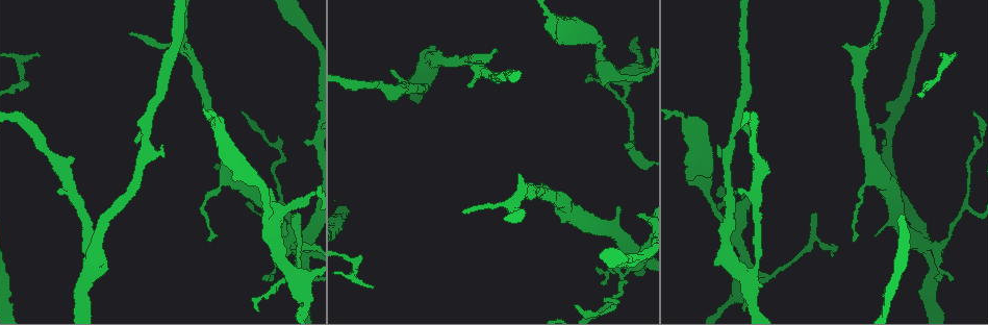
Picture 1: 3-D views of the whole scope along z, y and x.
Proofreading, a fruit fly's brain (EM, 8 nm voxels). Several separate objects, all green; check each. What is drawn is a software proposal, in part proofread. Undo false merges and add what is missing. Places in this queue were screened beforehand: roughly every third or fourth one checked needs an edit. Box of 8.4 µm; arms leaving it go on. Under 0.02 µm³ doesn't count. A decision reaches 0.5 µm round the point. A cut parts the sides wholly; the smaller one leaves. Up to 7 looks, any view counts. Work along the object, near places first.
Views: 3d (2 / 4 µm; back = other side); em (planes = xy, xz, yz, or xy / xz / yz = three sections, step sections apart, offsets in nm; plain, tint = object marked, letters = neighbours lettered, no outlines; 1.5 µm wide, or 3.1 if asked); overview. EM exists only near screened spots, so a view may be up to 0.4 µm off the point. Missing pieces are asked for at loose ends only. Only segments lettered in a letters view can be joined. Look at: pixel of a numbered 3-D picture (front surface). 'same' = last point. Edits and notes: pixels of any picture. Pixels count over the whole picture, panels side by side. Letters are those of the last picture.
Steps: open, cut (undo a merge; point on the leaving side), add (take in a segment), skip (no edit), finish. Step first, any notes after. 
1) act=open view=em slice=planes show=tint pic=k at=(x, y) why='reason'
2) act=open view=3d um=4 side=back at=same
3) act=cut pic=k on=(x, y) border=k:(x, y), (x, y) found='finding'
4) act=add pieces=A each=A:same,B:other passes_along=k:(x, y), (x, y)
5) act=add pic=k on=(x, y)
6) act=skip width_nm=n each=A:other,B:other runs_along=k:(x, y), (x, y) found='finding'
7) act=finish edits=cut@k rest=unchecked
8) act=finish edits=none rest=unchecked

act=open view=3d um=2 pic=1 at=(965, 209) why='three arms meet'

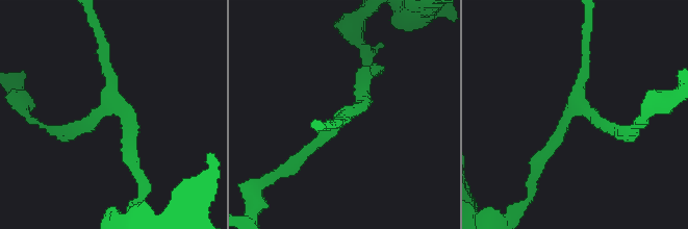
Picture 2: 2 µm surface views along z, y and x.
act=open view=em slice=planes show=letters pic=2 at=(357, 111) arms=3 why='need the tissue'

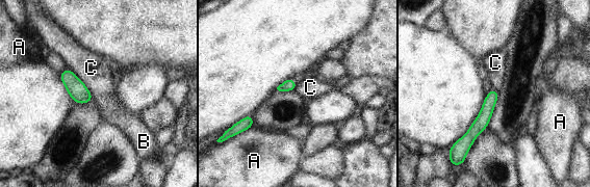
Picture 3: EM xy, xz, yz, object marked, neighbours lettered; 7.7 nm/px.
act=skip each=A:other,B:other,C:other border=3:(68, 67), (82, 81), (94, 99) found='one neuron here'

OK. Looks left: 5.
act=open view=em slice=planes show=letters pic=1 at=(818, 239) why='sharp bend'

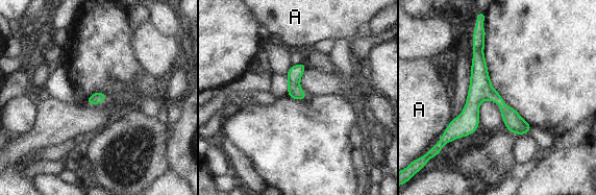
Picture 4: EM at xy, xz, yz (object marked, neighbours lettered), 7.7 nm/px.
act=skip each=A:other runs_along=4:(476, 38), (480, 82), (525, 130) found='all the same neuron'

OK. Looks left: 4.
act=open view=em slice=yz step=4 show=tint pic=1 at=(218, 123)

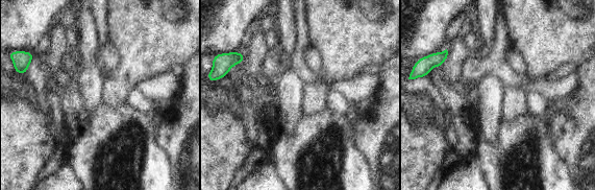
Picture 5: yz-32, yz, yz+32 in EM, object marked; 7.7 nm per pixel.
act=open view=em slice=planes show=letters at=same why='cut it another way'

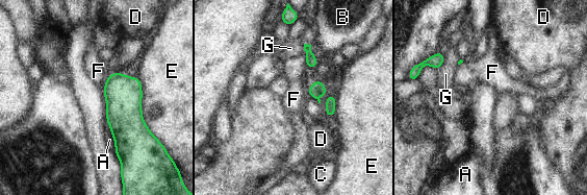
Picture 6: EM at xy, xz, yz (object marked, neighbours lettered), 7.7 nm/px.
act=skip width_nm=60 each=A:other,B:other,C:other,D:other,E:other,F:other,G:other border=6:(137, 76), (142, 117), (168, 152) found='one neuron here'

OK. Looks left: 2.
act=finish edits=none rest=unchecked

